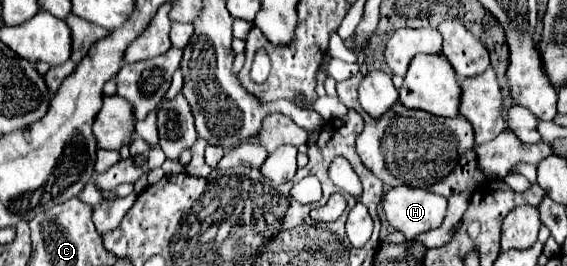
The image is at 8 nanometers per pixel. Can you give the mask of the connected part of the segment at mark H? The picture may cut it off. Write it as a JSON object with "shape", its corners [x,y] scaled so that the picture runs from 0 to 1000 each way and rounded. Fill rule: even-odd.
{"shape":[[[697,703],[675,756],[686,838],[711,868],[714,891],[735,891],[778,853],[788,793],[788,748],[750,711]]]}

